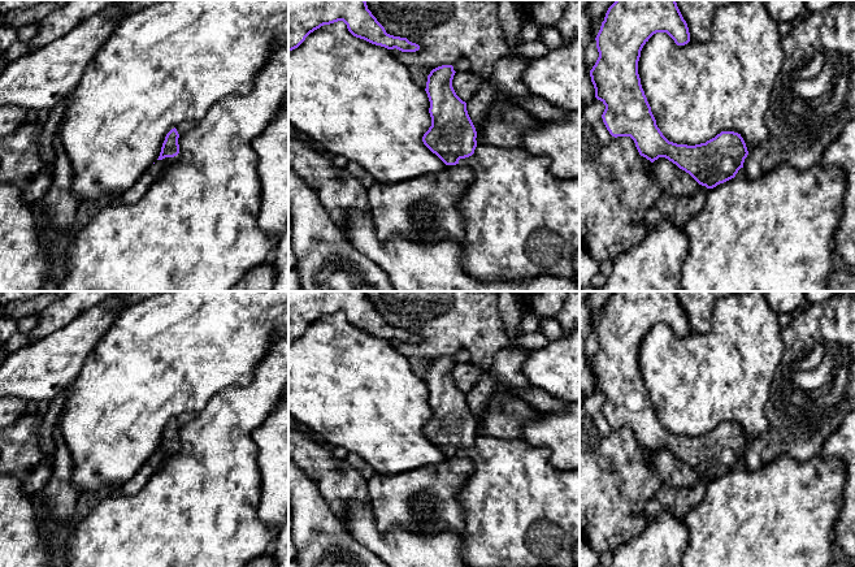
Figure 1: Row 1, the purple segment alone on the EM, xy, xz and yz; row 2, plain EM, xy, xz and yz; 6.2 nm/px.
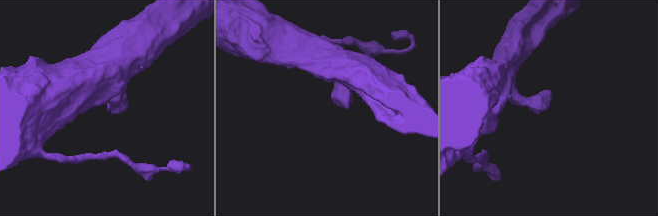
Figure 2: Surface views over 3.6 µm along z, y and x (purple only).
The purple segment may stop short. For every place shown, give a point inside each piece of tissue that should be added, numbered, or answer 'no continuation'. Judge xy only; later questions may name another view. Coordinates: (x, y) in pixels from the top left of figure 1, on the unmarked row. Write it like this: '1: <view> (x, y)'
1: xy (151, 466)

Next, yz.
1: yz (814, 389)

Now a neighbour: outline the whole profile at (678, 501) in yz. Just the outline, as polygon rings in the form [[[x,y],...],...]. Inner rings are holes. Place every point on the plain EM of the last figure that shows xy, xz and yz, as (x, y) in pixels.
[[[699,477],[689,486],[669,486],[663,484],[656,495],[647,503],[647,520],[659,518],[661,512],[668,511],[676,518],[683,518],[702,501],[708,480]]]

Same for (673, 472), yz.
[[[665,449],[655,451],[651,462],[665,485],[681,488],[698,481],[698,473]]]

